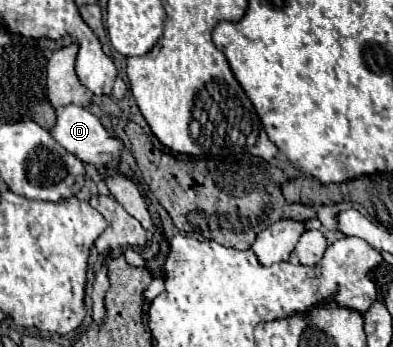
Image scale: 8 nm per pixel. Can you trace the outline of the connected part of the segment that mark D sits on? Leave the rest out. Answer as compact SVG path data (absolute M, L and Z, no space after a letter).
M68 104L58 114L58 120L56 120L56 124L54 124L54 128L50 132L56 138L56 142L62 144L68 152L78 156L82 162L94 164L94 166L102 166L102 164L108 164L112 160L118 160L122 150L124 150L124 142L112 130L108 130L96 114L92 114L84 106Z

